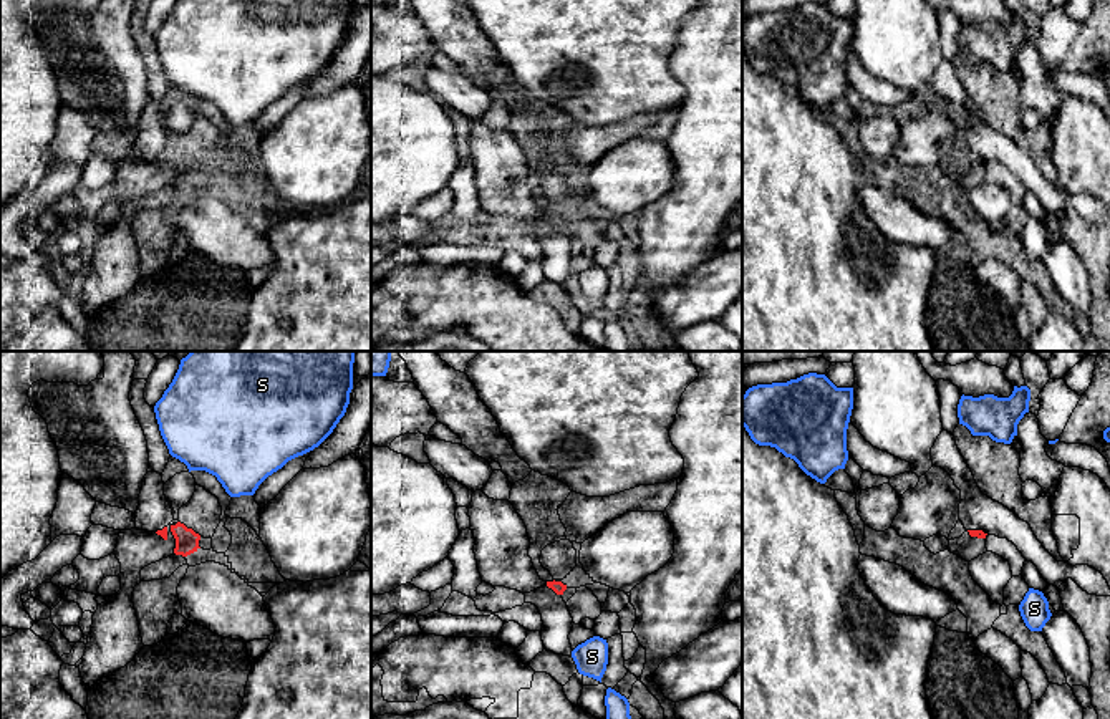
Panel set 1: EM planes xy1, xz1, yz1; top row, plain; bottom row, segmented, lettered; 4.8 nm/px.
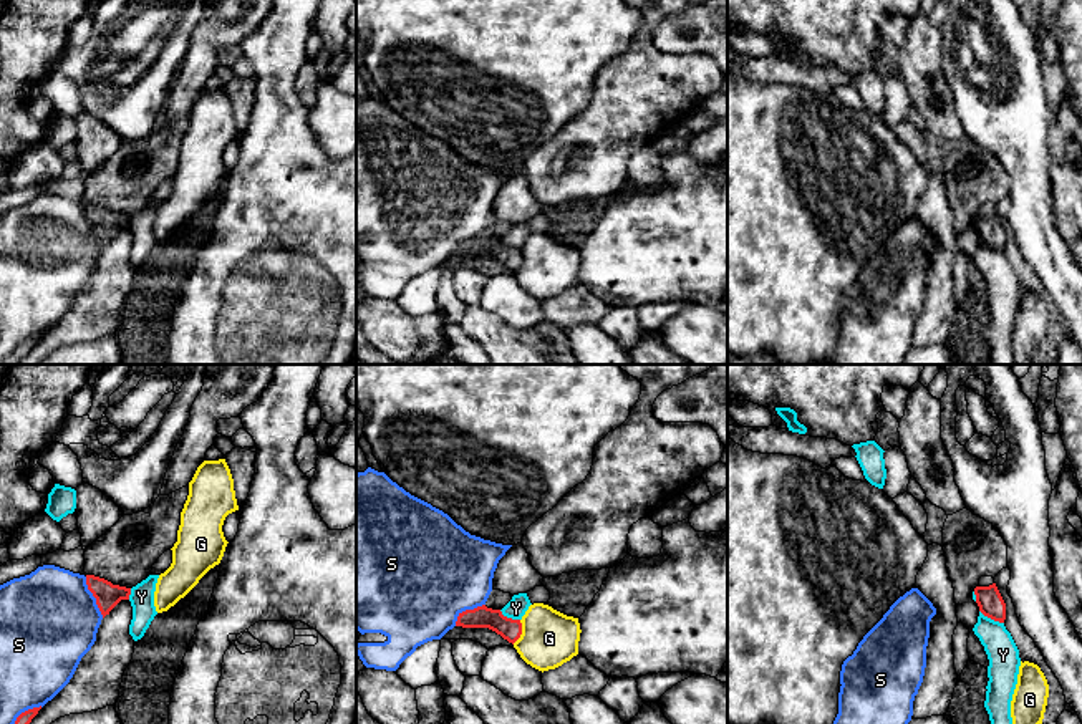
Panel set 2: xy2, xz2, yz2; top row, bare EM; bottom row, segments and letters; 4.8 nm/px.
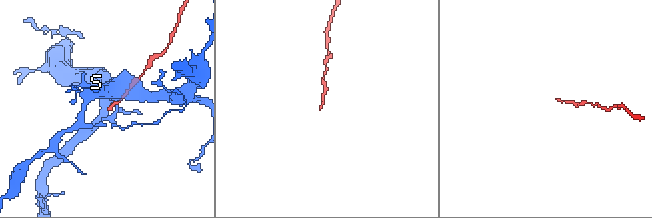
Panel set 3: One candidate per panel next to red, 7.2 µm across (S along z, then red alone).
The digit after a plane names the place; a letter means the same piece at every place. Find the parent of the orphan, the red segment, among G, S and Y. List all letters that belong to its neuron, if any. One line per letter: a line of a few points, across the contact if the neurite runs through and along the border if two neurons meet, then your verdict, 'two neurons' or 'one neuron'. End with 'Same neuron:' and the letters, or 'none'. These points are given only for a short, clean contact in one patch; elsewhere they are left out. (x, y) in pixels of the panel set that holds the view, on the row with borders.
G: two neurons
S: two neurons
Y: line yz2 (980, 610), (1003, 623); two neurons
Same neuron: none

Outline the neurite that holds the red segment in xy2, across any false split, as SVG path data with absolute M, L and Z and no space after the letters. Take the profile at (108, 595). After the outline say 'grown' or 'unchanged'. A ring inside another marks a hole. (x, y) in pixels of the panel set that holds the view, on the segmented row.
M86 575L86 585L88 590L93 593L96 598L96 605L103 615L109 615L109 611L121 601L121 600L129 600L131 588L113 585L111 582L94 577L94 575Z; unchanged

